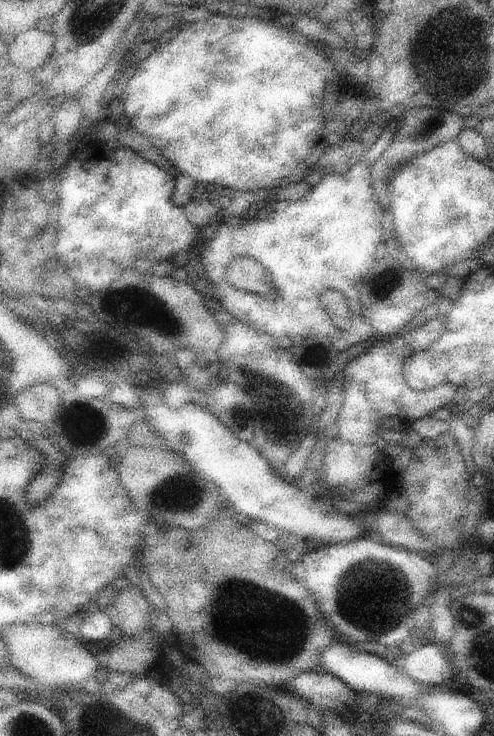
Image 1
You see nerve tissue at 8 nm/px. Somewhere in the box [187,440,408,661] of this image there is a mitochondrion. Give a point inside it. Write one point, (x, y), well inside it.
(369, 598)

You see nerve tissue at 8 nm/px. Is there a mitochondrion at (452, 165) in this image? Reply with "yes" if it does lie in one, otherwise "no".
no

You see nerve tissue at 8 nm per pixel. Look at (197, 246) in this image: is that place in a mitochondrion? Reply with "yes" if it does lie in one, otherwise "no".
no

